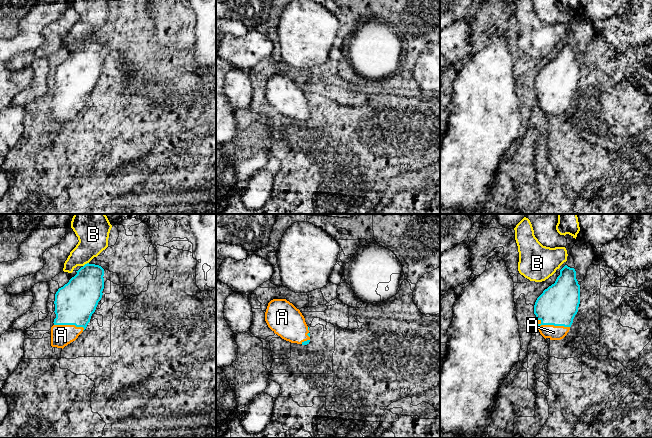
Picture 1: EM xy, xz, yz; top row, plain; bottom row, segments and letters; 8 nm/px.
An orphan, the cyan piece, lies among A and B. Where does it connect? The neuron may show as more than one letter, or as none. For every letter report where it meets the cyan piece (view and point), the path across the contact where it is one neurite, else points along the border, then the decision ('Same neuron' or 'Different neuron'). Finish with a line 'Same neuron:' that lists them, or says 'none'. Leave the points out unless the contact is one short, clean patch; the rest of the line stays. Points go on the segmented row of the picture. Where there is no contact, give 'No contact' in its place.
A: Touches cyan at yz (553, 324). Path across: yz (558, 304), (555, 308), (553, 324), (553, 332). Same neuron
B: Touches cyan at xy (85, 264). Boundary: xy (88, 262), (83, 266). Different neuron
Same neuron: A

